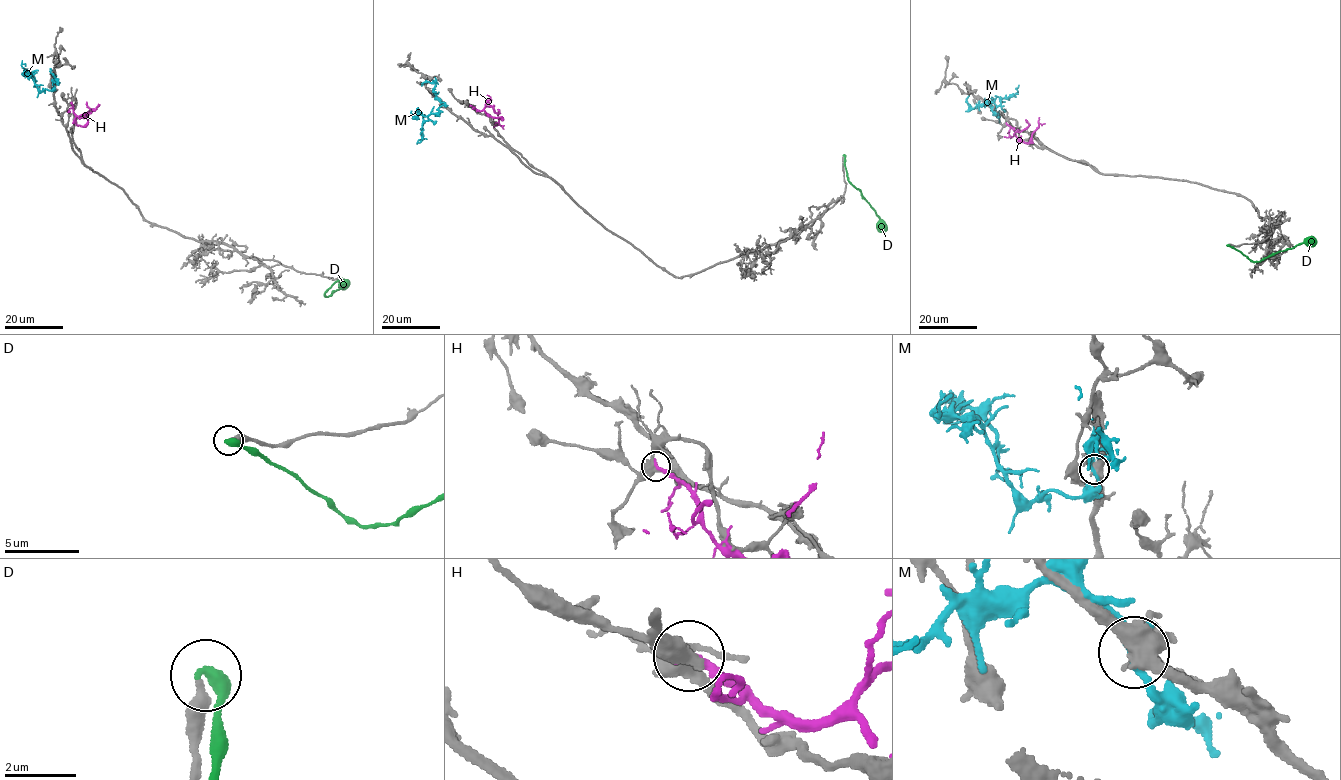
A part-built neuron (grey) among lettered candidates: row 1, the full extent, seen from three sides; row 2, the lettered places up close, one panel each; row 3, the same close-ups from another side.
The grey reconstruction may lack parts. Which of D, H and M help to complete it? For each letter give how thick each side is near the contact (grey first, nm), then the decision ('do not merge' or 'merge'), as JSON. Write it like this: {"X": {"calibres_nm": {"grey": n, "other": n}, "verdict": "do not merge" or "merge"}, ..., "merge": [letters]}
{"D": {"calibres_nm": {"grey": 360, "other": 440}, "verdict": "merge"}, "H": {"calibres_nm": {"grey": 440, "other": 280}, "verdict": "do not merge"}, "M": {"calibres_nm": {"grey": 460, "other": 200}, "verdict": "do not merge"}, "merge": ["D"]}

